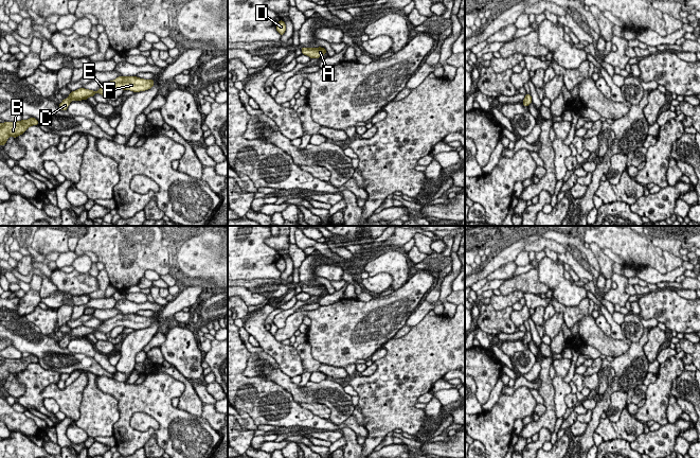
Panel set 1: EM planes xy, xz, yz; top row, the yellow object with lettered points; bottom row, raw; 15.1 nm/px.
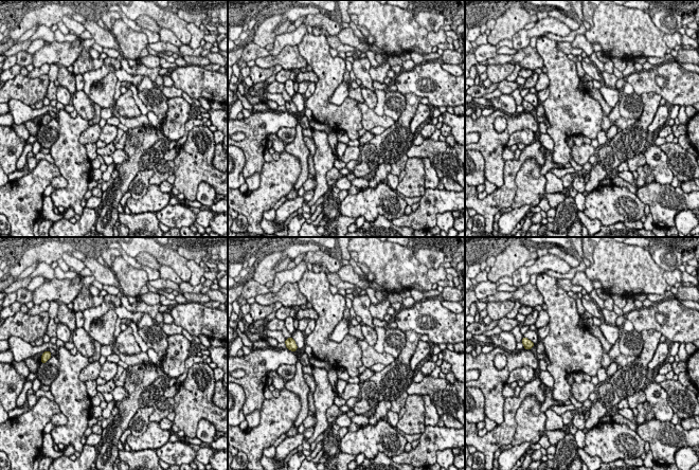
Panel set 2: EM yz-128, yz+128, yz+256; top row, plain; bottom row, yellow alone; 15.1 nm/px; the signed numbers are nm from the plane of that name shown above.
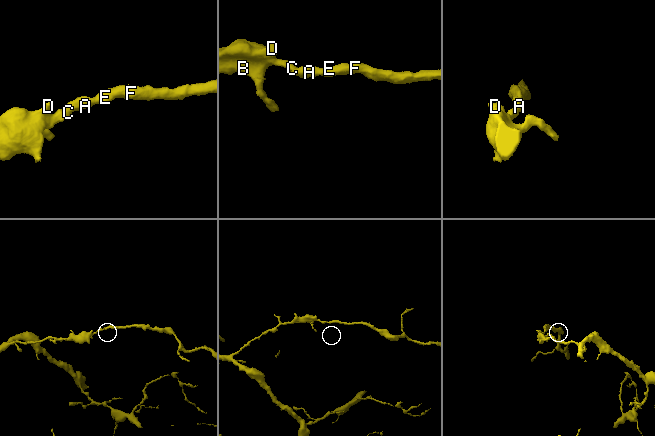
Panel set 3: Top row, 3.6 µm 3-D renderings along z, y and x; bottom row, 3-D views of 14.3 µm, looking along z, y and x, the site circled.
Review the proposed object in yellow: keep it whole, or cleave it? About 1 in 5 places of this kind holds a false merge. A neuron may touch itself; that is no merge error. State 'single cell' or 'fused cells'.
single cell

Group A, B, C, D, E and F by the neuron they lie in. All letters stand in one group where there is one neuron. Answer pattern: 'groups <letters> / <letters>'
groups A B C D E F

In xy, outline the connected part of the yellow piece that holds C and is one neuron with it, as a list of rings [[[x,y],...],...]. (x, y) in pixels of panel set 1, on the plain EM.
[[[119,314],[113,318],[104,320],[103,323],[97,328],[89,328],[79,325],[72,329],[68,336],[64,336],[58,342],[60,348],[66,349],[72,338],[87,337],[89,334],[93,334],[95,331],[107,334],[116,327],[130,328],[133,330],[140,330],[150,327],[154,323],[154,317],[144,317],[137,314]]]

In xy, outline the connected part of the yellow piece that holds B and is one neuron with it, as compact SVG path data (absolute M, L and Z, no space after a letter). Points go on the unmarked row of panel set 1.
M32 354L28 357L0 360L0 383L5 383L10 373L17 375L33 363L38 363L38 358Z

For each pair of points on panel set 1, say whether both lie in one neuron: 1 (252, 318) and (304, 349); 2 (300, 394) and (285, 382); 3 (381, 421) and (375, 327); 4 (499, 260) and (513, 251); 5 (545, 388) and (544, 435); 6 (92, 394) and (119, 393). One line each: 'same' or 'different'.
1: different
2: same
3: different
4: same
5: different
6: different

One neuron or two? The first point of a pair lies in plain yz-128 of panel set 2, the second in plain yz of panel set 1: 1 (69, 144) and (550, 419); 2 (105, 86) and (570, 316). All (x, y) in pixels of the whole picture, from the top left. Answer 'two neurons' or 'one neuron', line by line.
1: one neuron
2: two neurons

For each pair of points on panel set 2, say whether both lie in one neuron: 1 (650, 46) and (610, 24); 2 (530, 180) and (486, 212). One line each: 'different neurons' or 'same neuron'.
1: same neuron
2: different neurons

